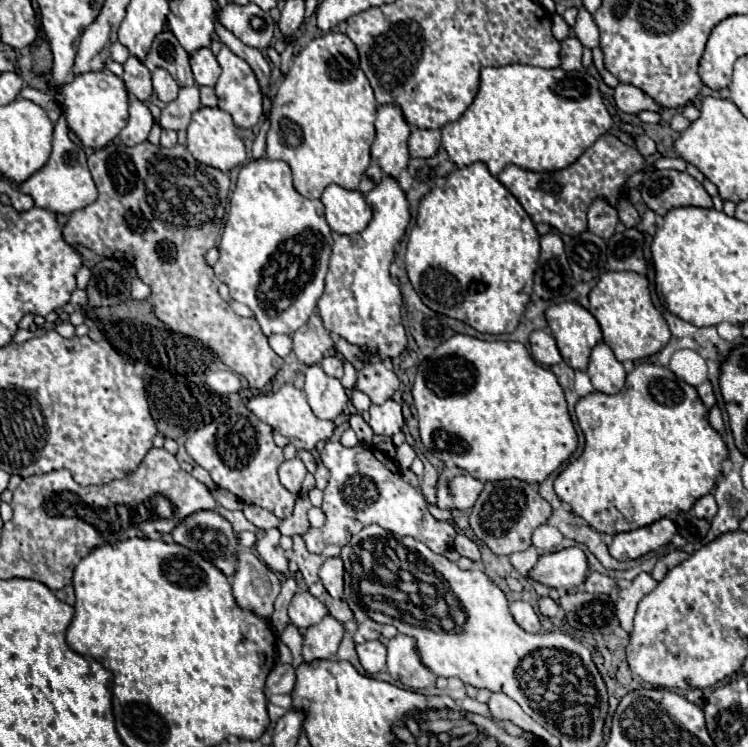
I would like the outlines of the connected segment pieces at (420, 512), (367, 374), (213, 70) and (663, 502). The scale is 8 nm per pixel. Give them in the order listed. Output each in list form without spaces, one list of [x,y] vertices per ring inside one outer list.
[[[326,443],[320,459],[330,469],[330,481],[324,489],[322,503],[326,523],[322,529],[308,529],[308,533],[302,535],[310,553],[322,553],[326,545],[342,547],[350,541],[352,533],[372,523],[384,527],[386,531],[414,537],[440,555],[452,549],[456,529],[450,523],[436,521],[430,515],[420,489],[402,481],[400,469],[388,455],[370,445],[356,445],[346,449],[340,443]]]
[[[368,363],[358,371],[358,389],[366,393],[374,405],[386,403],[394,391],[400,387],[400,379],[394,375],[394,371],[384,363]]]
[[[208,47],[194,51],[190,55],[190,65],[198,85],[208,85],[208,87],[216,85],[216,77],[220,77],[220,65]]]
[[[638,363],[634,367],[632,373],[628,373],[626,377],[626,385],[620,393],[616,395],[604,395],[600,391],[592,391],[590,395],[582,397],[578,403],[576,403],[576,417],[578,417],[578,425],[584,433],[584,439],[586,439],[586,445],[584,445],[584,451],[582,455],[572,461],[554,481],[554,491],[556,495],[560,497],[560,501],[568,503],[572,507],[572,511],[582,517],[592,529],[600,531],[600,533],[608,533],[608,535],[616,535],[616,533],[622,533],[622,531],[632,531],[632,529],[638,529],[638,527],[646,527],[662,517],[668,517],[672,513],[682,513],[682,511],[690,511],[692,505],[696,503],[696,499],[708,495],[714,485],[716,485],[716,479],[722,475],[722,461],[726,461],[728,457],[728,449],[726,449],[726,443],[722,441],[722,437],[718,435],[716,429],[710,427],[708,423],[708,409],[704,409],[704,403],[700,401],[696,389],[688,383],[684,383],[682,379],[678,379],[668,367],[662,367],[662,365],[654,365],[654,363]]]

